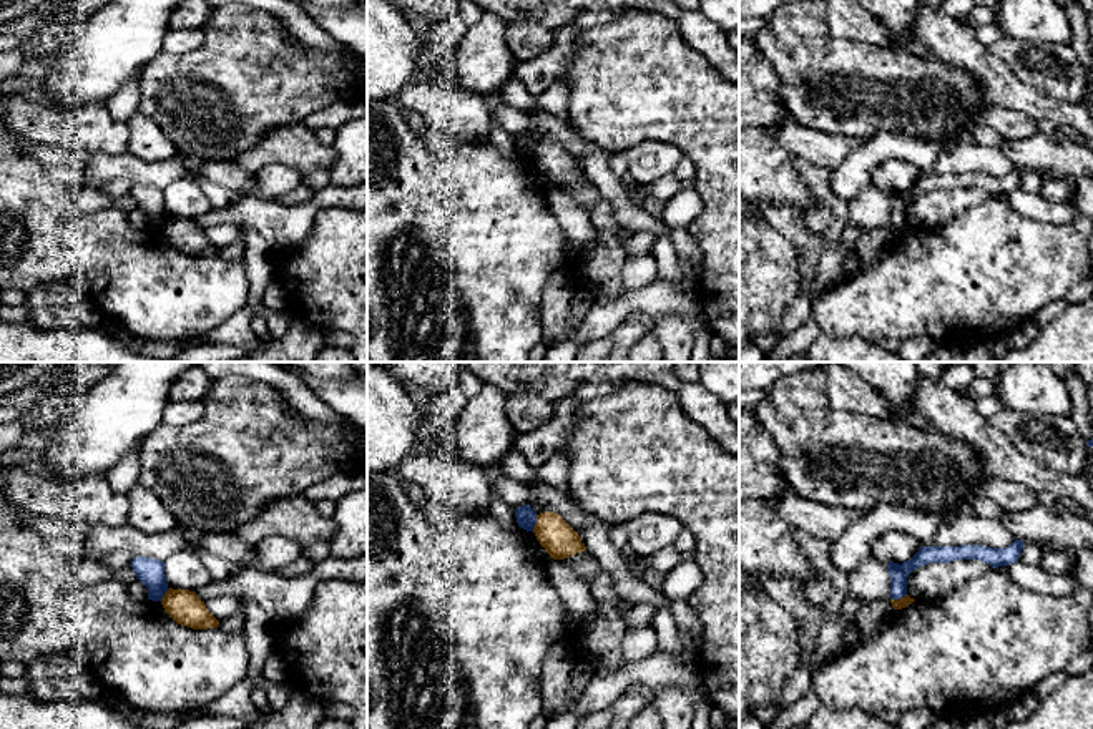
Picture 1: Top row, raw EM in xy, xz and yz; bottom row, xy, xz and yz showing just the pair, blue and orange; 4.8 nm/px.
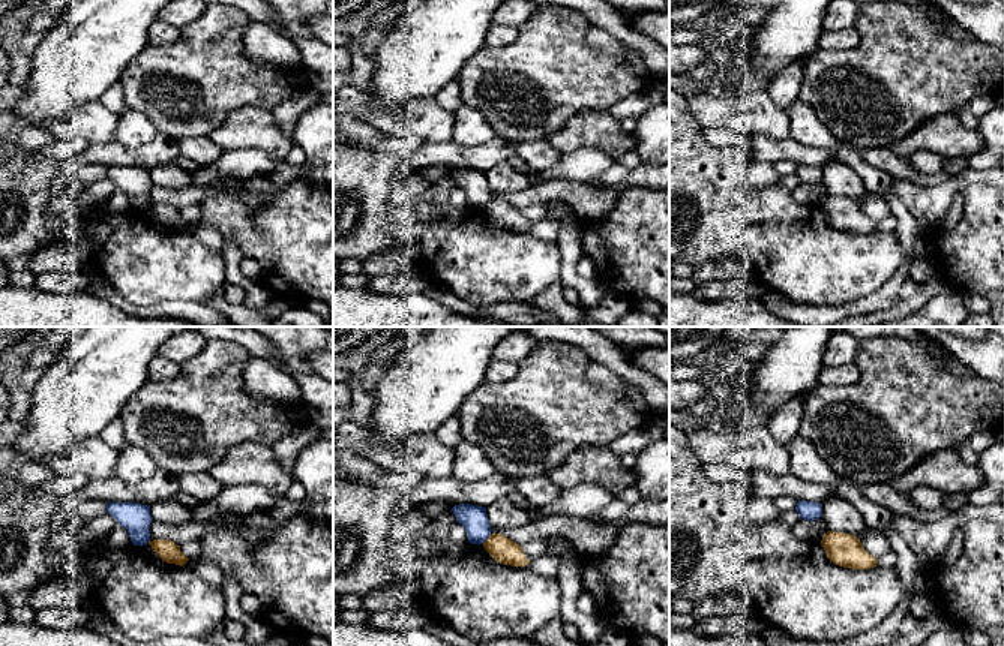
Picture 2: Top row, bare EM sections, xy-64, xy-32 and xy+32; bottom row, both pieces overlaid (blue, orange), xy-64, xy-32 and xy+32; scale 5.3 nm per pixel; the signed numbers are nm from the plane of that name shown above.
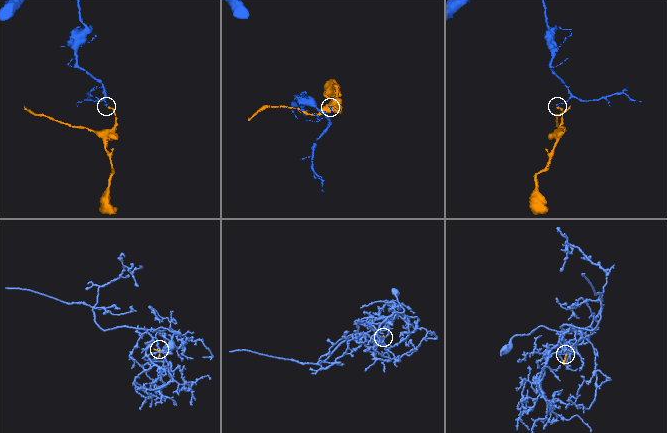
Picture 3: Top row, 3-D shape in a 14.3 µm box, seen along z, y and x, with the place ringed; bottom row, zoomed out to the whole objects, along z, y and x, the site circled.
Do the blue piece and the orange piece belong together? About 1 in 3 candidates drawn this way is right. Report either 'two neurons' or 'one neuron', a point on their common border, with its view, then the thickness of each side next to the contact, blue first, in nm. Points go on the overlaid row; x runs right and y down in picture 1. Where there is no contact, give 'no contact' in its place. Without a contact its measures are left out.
two neurons; meets blue in xz at (535, 522); 100 nm thick on the blue side, 170 nm on the other

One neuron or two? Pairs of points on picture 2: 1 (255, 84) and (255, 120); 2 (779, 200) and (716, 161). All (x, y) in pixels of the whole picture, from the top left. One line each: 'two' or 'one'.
1: two
2: one

